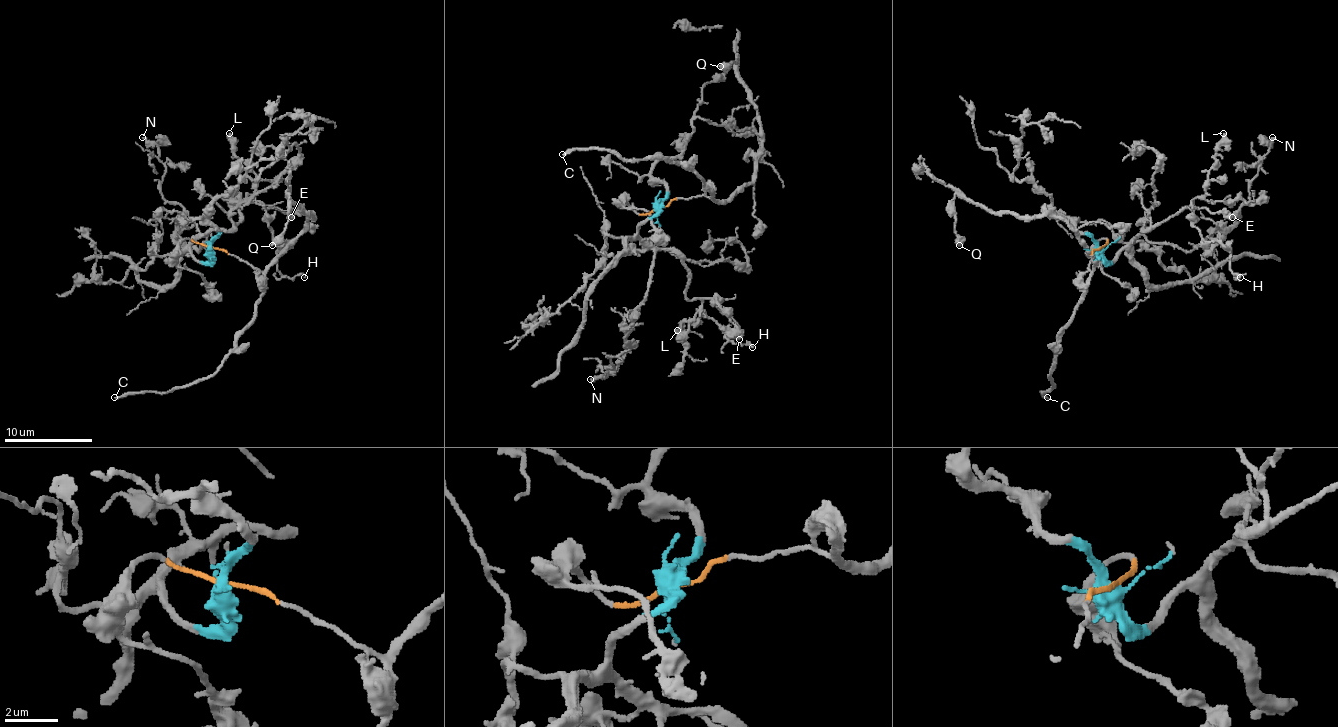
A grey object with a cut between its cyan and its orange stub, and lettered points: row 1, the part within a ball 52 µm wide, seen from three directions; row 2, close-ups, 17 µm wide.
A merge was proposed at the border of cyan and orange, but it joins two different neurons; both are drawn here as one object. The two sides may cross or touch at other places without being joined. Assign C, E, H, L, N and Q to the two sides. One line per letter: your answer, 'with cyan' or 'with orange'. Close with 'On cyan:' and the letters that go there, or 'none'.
C: with orange
E: with cyan
H: with cyan
L: with cyan
N: with cyan
Q: with orange
On cyan: E, H, L, N

